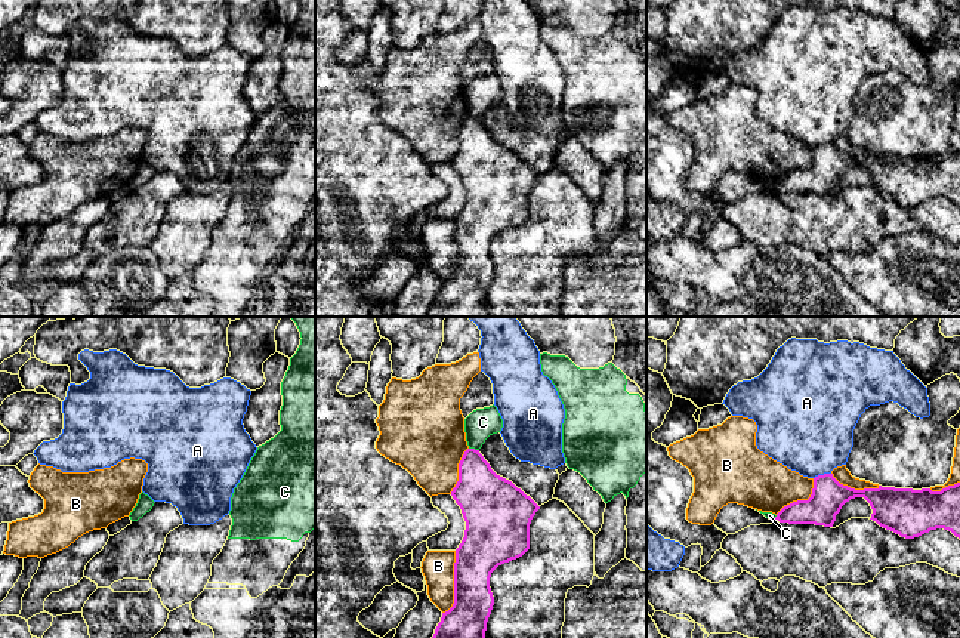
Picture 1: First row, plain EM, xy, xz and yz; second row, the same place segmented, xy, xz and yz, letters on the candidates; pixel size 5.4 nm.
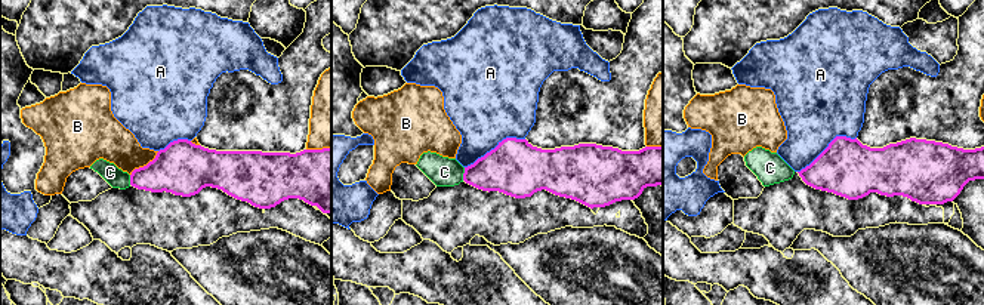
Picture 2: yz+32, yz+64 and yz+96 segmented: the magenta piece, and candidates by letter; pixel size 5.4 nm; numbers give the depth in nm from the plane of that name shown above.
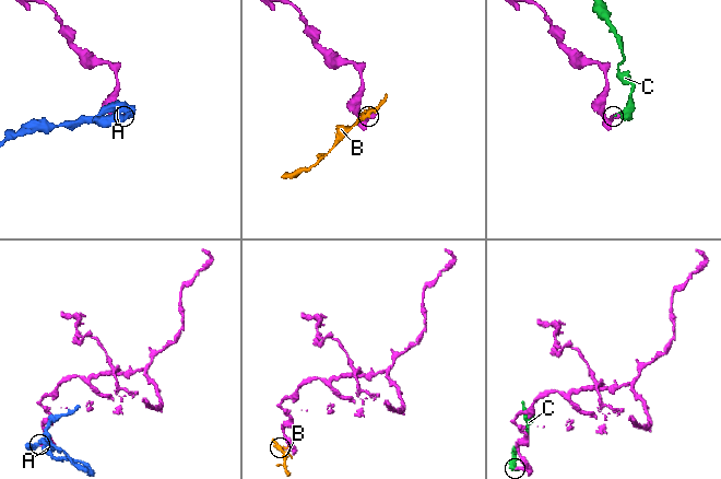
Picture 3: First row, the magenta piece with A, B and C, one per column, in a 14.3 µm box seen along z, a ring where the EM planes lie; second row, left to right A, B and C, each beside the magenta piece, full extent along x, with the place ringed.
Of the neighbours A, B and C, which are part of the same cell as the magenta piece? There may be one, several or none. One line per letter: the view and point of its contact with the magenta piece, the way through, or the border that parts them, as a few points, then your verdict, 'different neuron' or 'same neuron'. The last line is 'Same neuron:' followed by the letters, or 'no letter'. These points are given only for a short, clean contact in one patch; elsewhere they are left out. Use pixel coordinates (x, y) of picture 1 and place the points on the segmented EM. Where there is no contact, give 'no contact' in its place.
A: yz (821, 475) | different neuron
B: xz (454, 583) | different neuron
C: xz (474, 449) | along xz (469, 447), (478, 450) | different neuron
Same neuron: no letter

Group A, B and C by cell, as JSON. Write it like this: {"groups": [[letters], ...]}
{"groups": [["A"], ["B"], ["C"]]}

